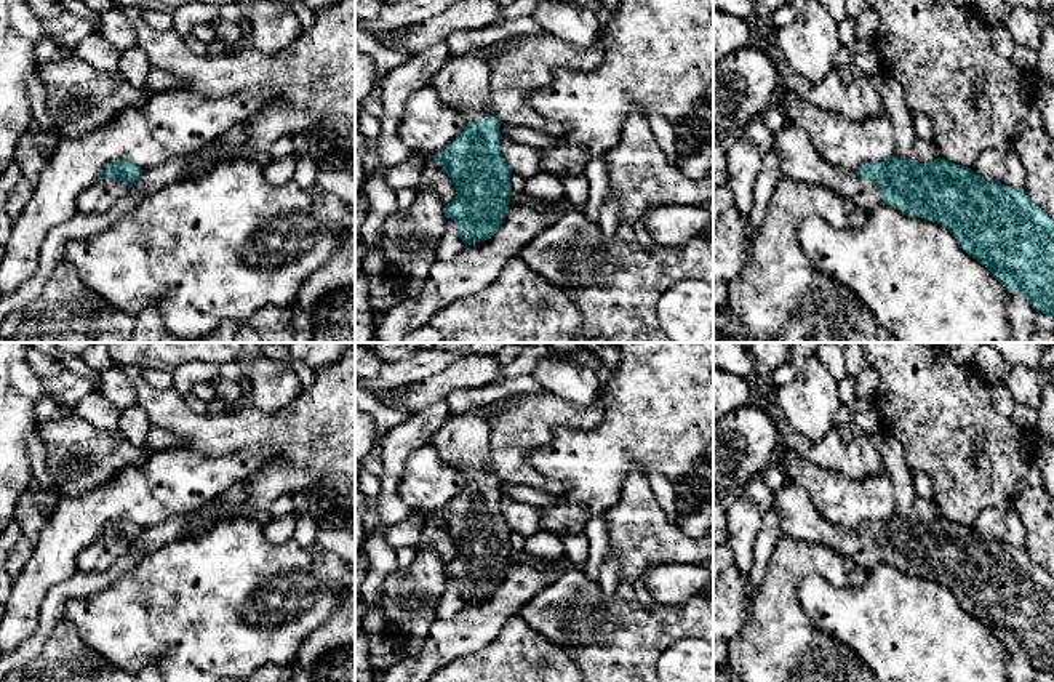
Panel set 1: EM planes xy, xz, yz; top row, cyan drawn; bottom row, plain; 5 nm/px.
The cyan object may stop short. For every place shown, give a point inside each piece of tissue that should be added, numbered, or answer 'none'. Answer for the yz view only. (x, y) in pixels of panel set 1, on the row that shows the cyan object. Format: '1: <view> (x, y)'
1: yz (800, 160)

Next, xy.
1: xy (103, 194)

